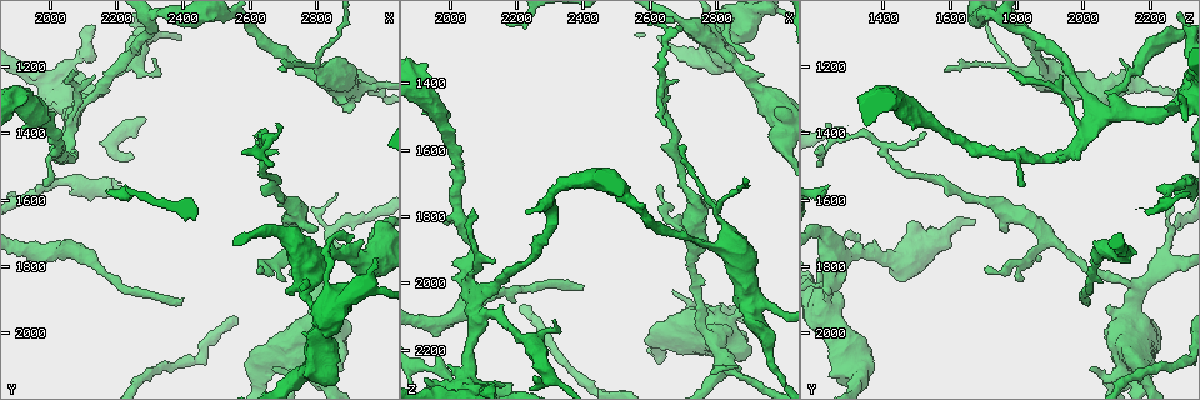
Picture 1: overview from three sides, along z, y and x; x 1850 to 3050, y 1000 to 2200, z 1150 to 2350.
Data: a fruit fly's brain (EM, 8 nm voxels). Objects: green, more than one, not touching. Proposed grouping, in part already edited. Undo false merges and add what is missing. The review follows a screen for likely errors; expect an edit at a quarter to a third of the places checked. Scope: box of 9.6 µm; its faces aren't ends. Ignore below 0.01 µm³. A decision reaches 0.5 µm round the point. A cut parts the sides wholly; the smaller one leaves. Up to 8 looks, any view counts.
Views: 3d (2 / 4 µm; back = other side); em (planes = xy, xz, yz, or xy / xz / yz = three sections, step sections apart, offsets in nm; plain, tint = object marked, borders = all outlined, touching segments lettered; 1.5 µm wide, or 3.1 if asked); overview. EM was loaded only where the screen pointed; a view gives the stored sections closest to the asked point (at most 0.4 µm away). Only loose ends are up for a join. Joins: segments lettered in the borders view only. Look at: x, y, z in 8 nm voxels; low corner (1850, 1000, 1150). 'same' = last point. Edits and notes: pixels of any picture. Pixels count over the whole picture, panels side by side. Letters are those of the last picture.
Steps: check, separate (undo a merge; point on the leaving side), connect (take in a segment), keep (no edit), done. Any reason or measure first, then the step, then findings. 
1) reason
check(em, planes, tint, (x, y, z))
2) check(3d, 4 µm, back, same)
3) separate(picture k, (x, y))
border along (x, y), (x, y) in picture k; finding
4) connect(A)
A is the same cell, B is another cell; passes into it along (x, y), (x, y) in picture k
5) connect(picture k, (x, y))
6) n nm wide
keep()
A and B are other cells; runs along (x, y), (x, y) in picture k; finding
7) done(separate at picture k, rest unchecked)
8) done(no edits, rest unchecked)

two arms at a narrow angle
check(3d, 4 µm, (2070, 1370, 1980))

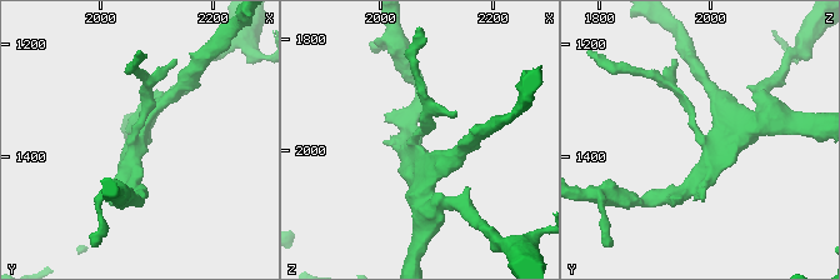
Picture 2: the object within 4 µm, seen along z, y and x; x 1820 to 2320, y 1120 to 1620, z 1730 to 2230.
4 arms; shape alone is not enough
check(em, yz, step 8, tint, (2065, 1360, 1980))

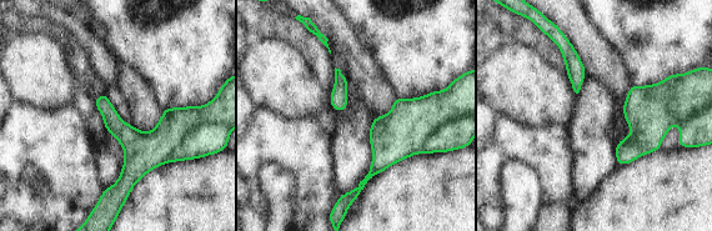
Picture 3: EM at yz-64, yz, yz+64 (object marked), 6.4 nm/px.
see the neighbours
check(em, yz, step 8, borders, same)

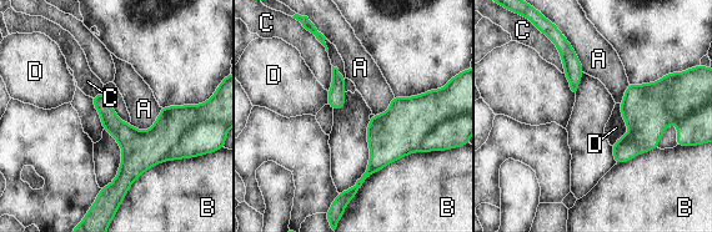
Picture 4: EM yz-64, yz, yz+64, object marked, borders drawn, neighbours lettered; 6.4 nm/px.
B touches over 700 nm
keep()
A, B, C and D are other cells; border along (161, 107), (149, 129), (130, 124) in picture 4; one neuron here

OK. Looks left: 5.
branch stops here
check(3d, 2 µm, (2070, 1210, 1770))

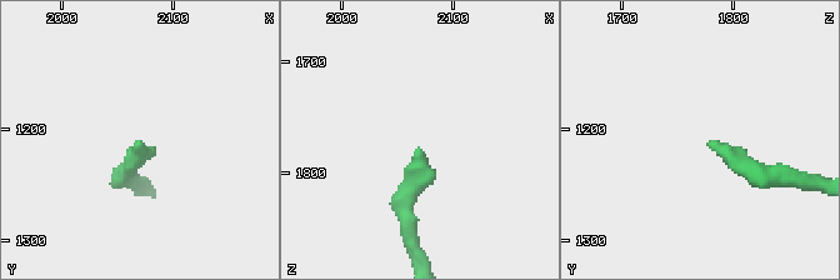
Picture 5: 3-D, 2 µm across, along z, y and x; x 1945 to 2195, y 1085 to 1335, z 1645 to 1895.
check(em, planes, borders, (2070, 1214, 1778))

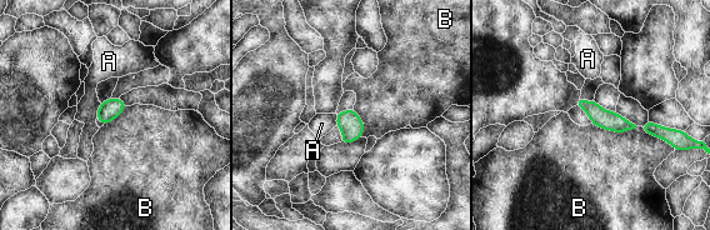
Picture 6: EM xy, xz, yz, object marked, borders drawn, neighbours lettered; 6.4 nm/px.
keep()
A and B are other cells; border along (591, 123), (619, 133), (636, 126) in picture 6; none of them fits

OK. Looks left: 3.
arms part here
check(em, xz, step 8, borders, (2800, 1200, 1780))

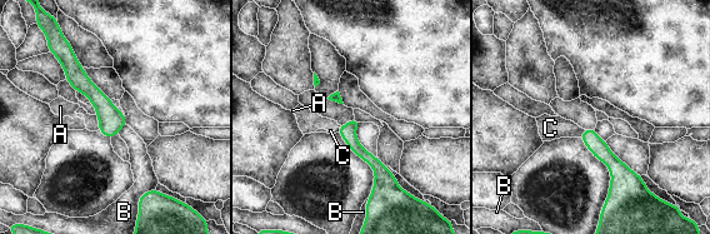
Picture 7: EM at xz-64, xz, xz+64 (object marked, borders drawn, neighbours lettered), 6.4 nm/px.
keep()
A, B and C are other cells; continuous, no second neuron

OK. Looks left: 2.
done(no edits, rest unchecked)

